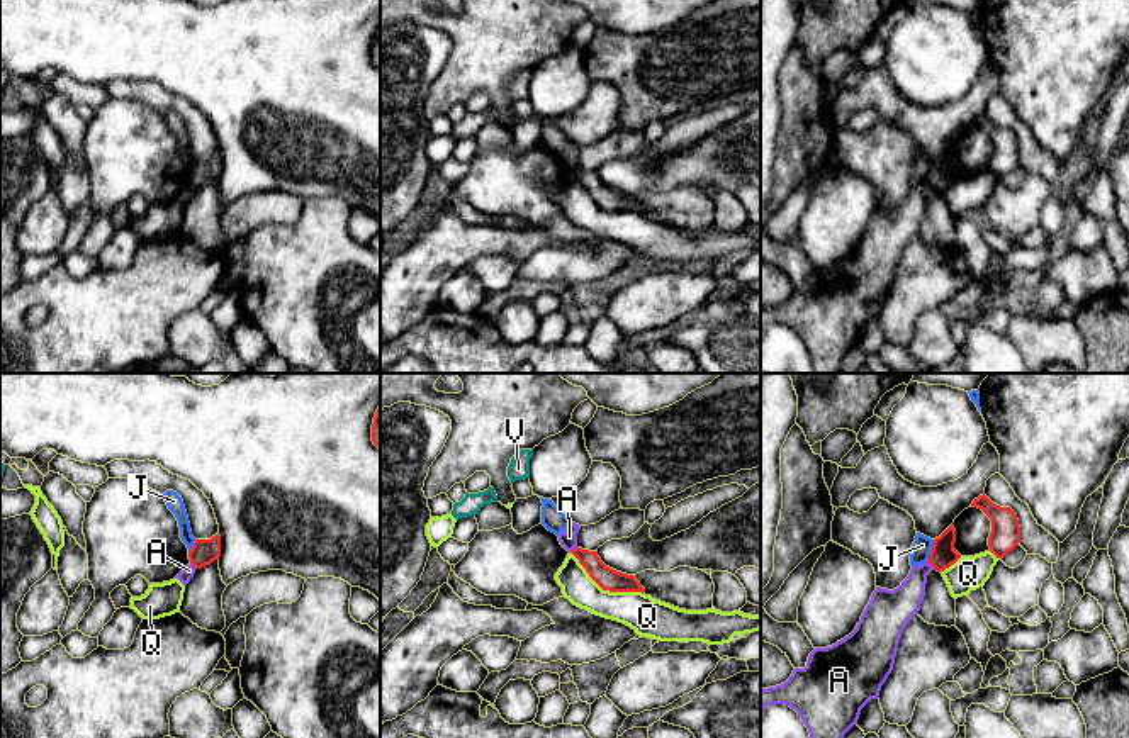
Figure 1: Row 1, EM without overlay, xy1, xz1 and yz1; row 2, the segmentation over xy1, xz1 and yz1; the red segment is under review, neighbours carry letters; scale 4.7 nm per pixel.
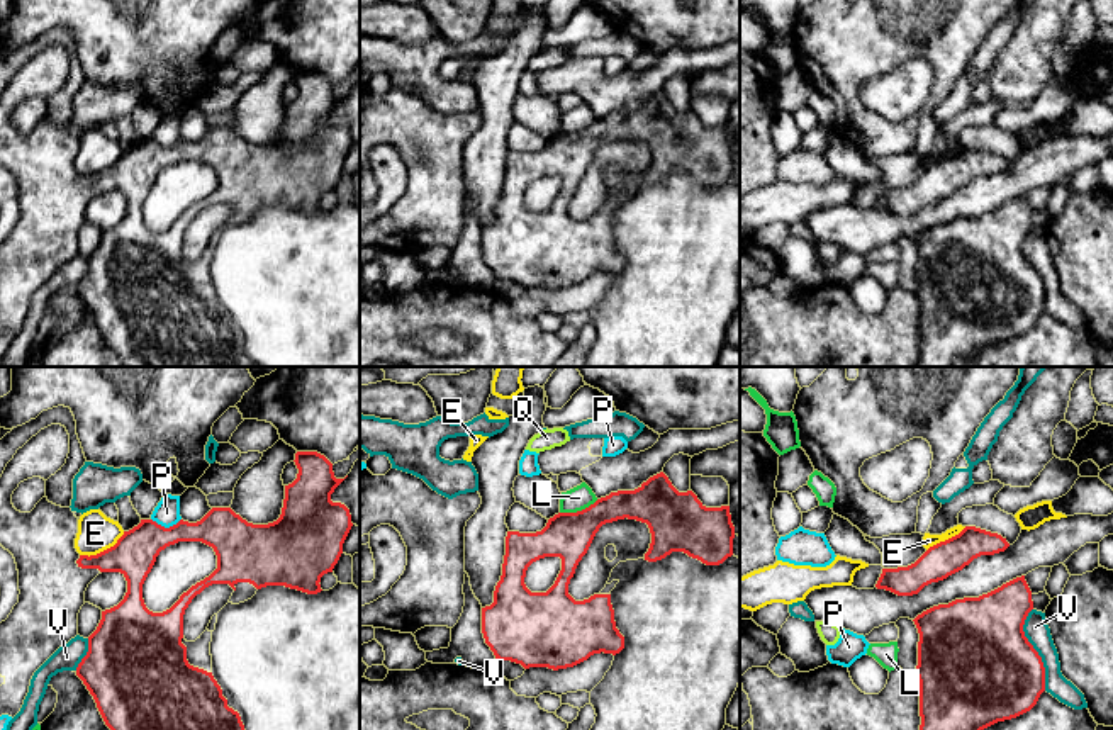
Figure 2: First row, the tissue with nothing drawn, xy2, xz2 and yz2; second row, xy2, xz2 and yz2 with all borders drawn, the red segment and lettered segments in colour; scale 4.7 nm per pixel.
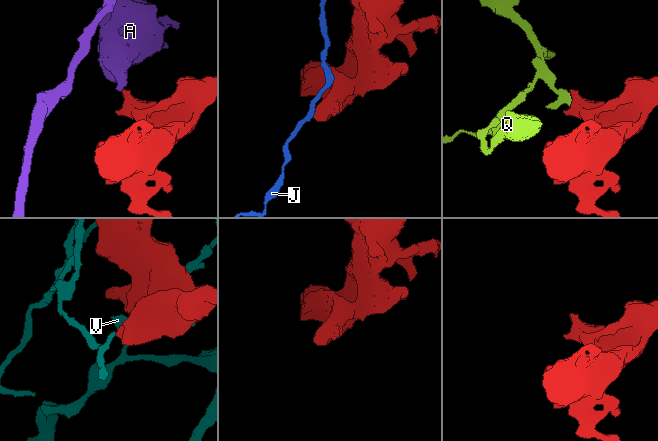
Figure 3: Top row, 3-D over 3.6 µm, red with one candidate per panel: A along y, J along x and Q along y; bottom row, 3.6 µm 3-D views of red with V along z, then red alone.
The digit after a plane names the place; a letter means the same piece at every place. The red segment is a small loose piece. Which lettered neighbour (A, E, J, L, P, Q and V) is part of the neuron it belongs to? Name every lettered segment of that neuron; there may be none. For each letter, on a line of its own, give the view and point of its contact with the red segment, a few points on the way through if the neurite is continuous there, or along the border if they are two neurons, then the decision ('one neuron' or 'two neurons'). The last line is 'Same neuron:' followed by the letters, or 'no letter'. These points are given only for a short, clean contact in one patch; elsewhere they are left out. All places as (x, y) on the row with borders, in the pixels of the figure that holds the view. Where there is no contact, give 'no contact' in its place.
A: xz1 (572, 550) | along xz1 (576, 545), (569, 552) | two neurons
E: xy2 (104, 550) | two neurons
J: yz1 (931, 552) | along yz1 (934, 540), (926, 562) | two neurons
L: xz2 (579, 511) | along xz2 (598, 499), (581, 510), (560, 513) | two neurons
P: xy2 (167, 528) | two neurons
Q: xz1 (605, 589) | two neurons
V: yz2 (1034, 649) | two neurons
Same neuron: no letter

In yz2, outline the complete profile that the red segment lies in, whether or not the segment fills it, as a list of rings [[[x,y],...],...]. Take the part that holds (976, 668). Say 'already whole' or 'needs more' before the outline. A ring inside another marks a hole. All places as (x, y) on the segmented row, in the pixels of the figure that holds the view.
already whole | [[[1021,576],[979,598],[933,606],[913,620],[920,633],[920,730],[984,730],[1037,705],[1045,691],[1045,667],[1023,632],[1032,609],[1032,591]]]

